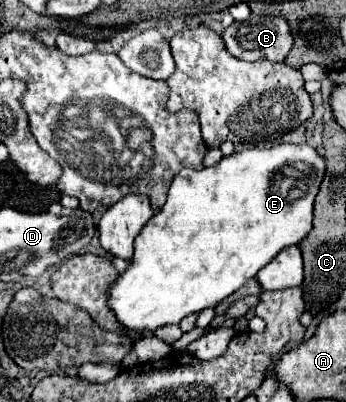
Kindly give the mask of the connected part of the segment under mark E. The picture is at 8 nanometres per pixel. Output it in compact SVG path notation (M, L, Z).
M274 145L268 149L260 149L260 147L252 147L240 153L234 153L230 157L222 157L222 161L218 165L206 167L206 169L182 169L174 181L170 183L168 189L168 199L164 203L164 207L142 227L140 235L134 241L134 257L128 263L126 271L118 275L118 279L108 287L108 307L112 309L112 313L116 315L116 321L124 327L124 329L134 329L134 331L156 331L158 327L170 325L170 323L180 323L186 315L190 313L200 313L202 309L208 307L216 307L220 301L224 301L228 295L232 295L236 289L240 289L248 279L256 277L256 273L270 263L278 251L282 251L288 245L296 245L298 241L302 241L310 229L312 229L312 205L314 205L314 197L320 189L322 177L324 177L324 157L318 155L318 151L310 145Z

